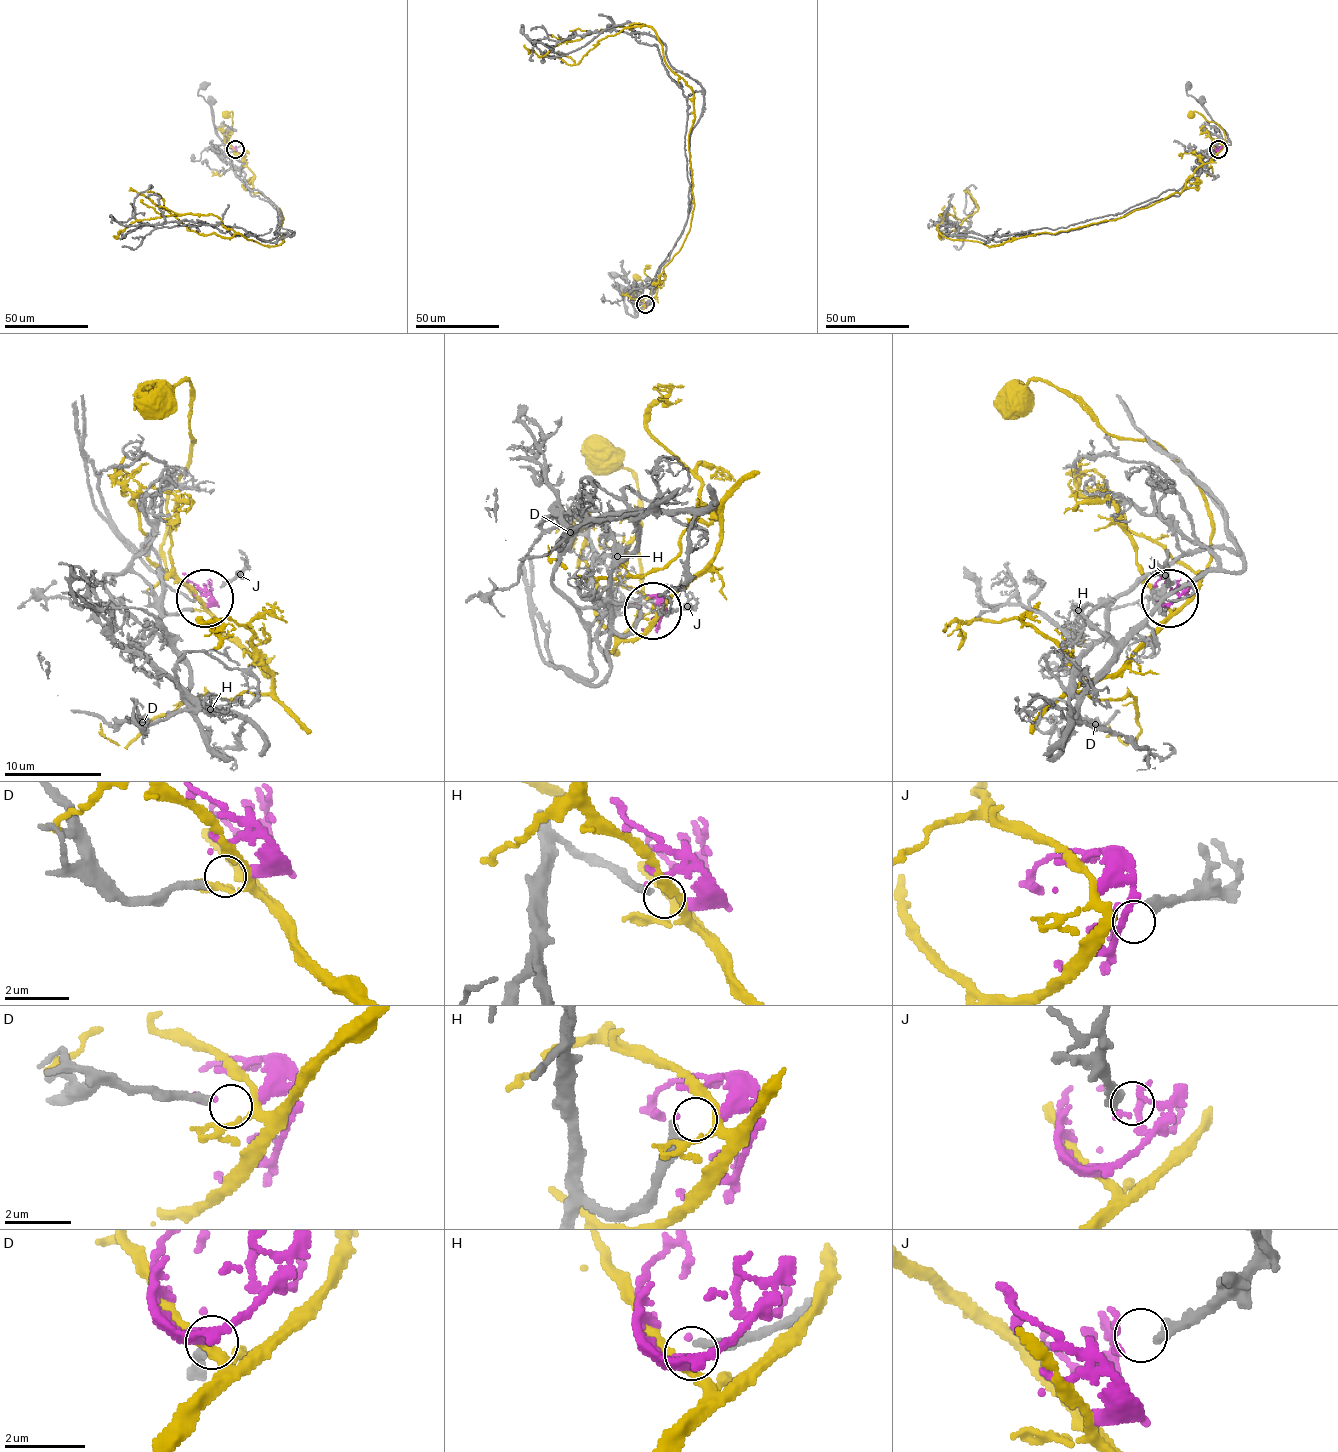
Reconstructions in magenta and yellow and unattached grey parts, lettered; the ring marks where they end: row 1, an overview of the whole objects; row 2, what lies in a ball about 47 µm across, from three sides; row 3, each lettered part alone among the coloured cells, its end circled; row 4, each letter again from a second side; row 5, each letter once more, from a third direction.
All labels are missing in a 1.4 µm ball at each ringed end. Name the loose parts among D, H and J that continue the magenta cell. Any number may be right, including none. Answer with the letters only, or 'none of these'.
D

